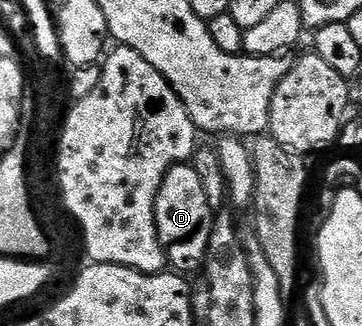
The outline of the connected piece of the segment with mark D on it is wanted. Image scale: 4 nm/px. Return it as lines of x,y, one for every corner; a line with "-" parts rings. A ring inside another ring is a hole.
177,163
163,177
155,197
157,239
165,249
168,266
174,272
200,272
205,265
207,245
211,241
215,213
207,203
206,190
199,175
189,163

